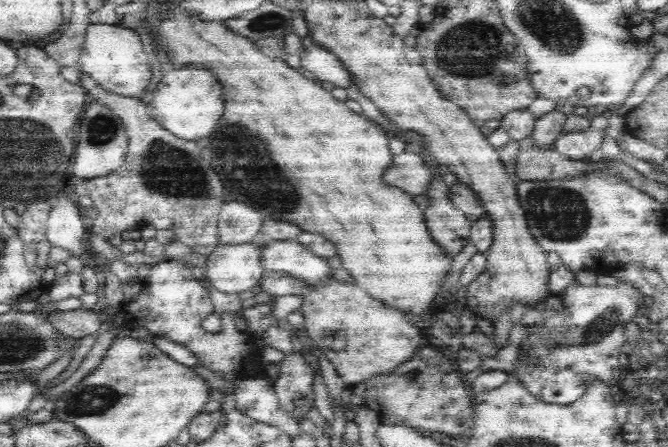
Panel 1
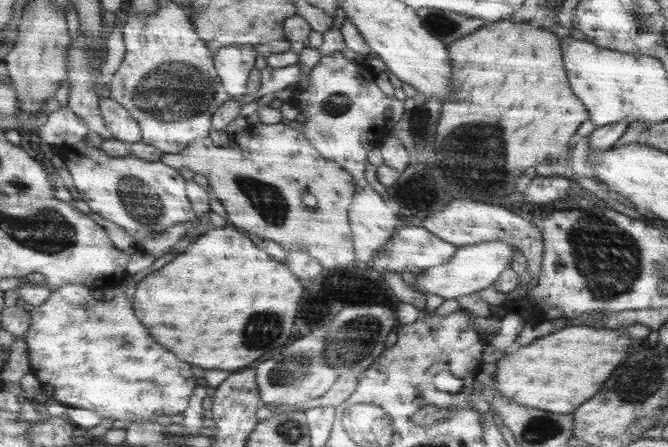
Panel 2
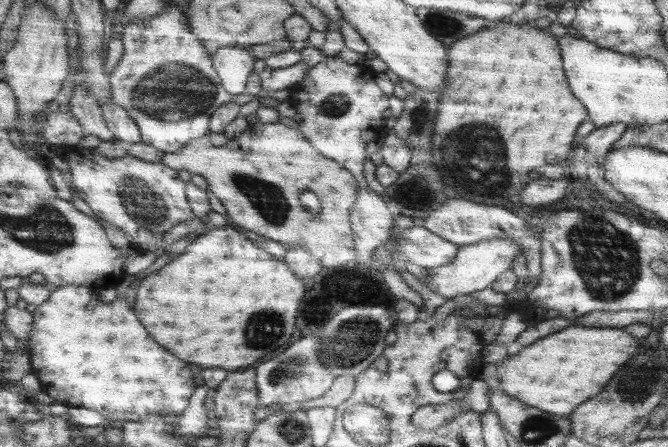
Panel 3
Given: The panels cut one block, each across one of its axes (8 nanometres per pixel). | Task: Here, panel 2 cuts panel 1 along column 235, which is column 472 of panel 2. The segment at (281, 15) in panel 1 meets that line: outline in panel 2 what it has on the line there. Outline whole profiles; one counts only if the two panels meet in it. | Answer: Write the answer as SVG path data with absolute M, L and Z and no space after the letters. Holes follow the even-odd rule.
M427 10L427 12L419 12L419 16L423 18L425 28L433 32L437 38L441 38L447 46L487 26L485 20L477 20L477 18L469 18L469 16L461 16L445 10Z

